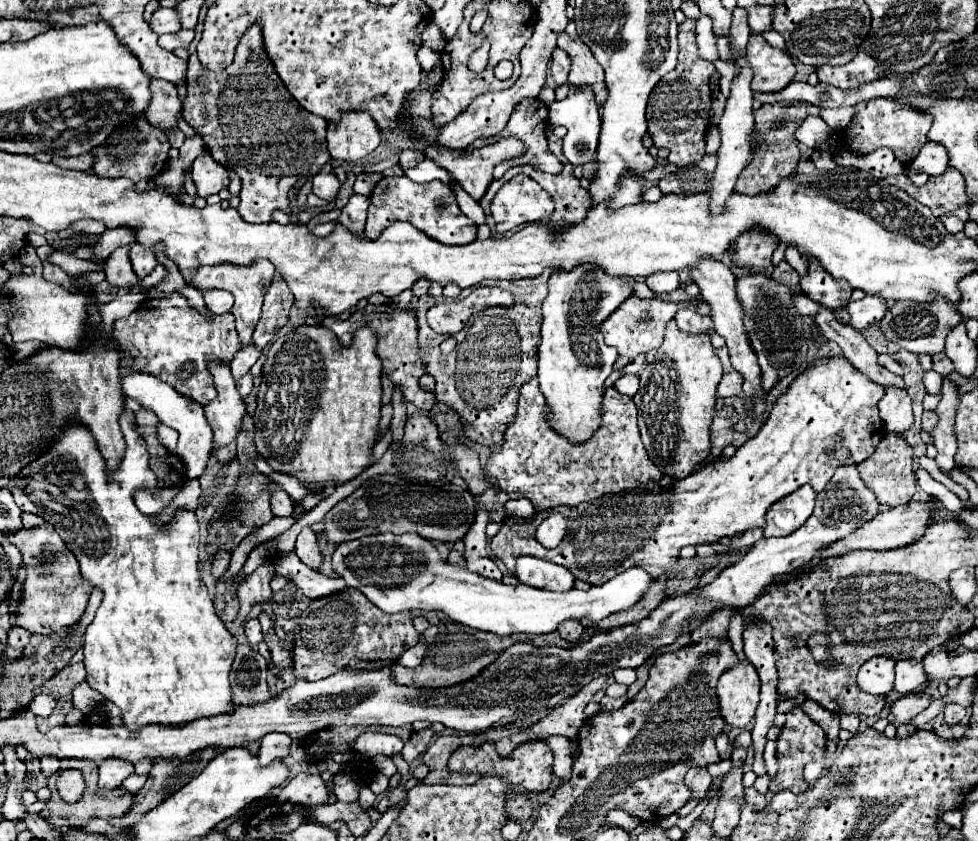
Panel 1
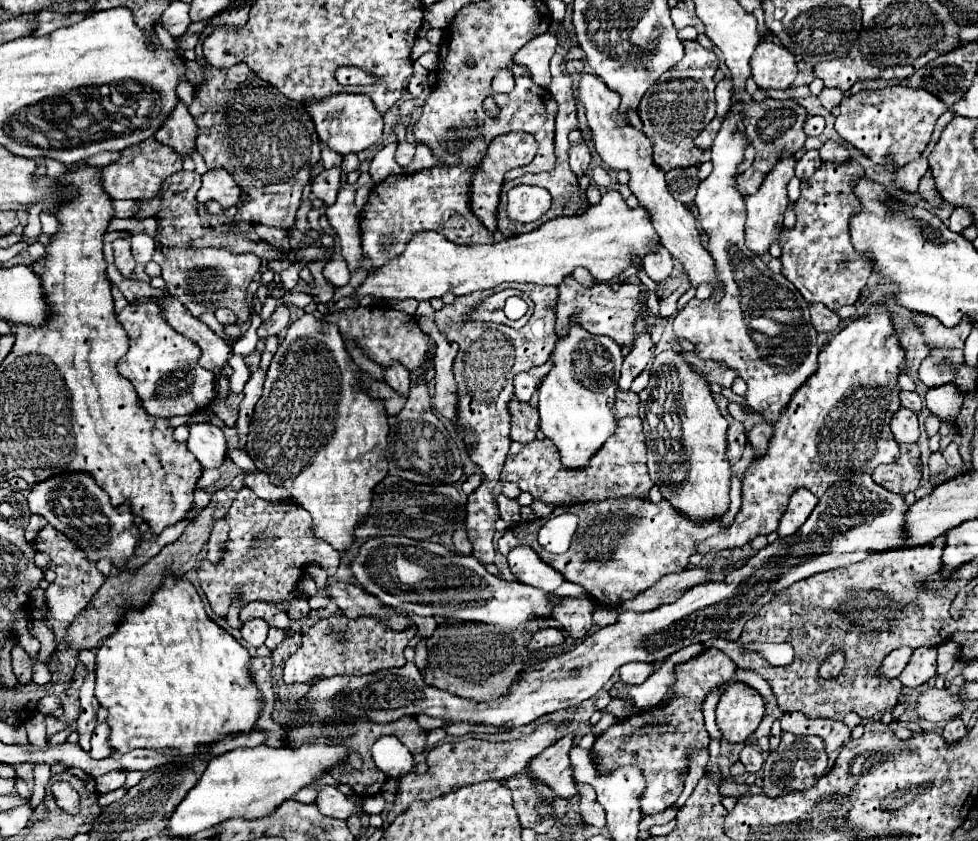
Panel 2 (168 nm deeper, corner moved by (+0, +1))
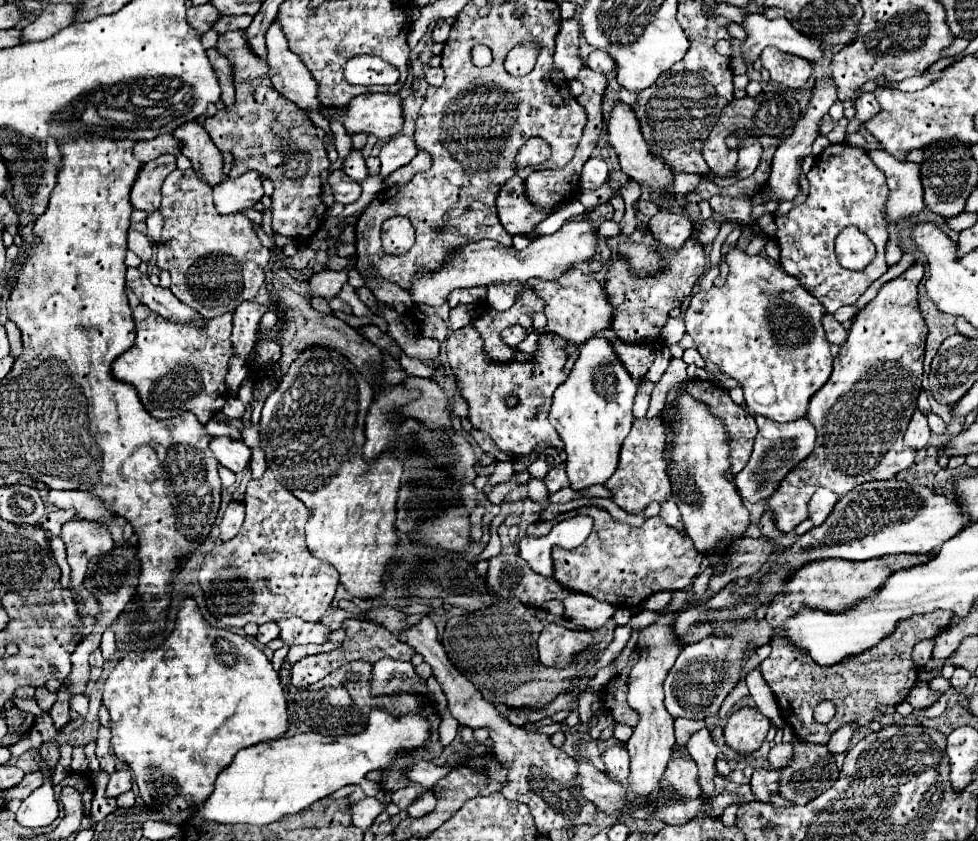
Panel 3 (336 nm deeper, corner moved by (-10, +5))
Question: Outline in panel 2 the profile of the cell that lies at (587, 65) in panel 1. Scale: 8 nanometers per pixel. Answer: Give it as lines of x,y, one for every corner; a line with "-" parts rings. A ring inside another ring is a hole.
581,74
579,86
577,86
577,96
587,110
587,122
591,128
593,142
595,142
595,150
601,156
601,160
605,162
605,166
611,170
627,170
631,174
629,188
639,198
641,206
651,212
651,222
655,224
655,230
659,232
661,244
671,252
673,258
681,260
691,286
711,284
713,286
711,298
715,302
719,302
723,298
723,286
717,278
719,274
717,274
715,260
701,244
701,236
695,228
695,218
685,208
685,204
679,204
675,198
669,196
669,190
665,184
665,172
653,162
651,142
647,140
647,136
643,132
637,132
627,120
617,116
619,94
615,94
599,76

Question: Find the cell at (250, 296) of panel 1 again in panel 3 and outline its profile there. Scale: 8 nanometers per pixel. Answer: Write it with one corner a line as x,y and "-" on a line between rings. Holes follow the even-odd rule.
175,168
161,186
163,202
161,212
165,218
161,240
157,242
157,266
159,270
167,270
171,274
171,292
187,306
197,310
205,320
221,316
225,312
233,312
241,302
253,300
265,282
265,266
271,260
269,250
261,244
259,236
251,220
243,212
219,214
215,210
211,188
197,180
197,174
189,170

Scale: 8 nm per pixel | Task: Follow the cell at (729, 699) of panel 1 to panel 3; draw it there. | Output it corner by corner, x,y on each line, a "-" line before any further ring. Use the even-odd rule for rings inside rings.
741,708
727,718
723,728
725,744
741,756
749,756
761,748
771,722
757,708

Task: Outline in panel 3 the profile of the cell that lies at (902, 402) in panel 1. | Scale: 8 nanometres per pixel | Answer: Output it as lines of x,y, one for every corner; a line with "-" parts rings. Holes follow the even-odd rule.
915,410
909,422
909,428
905,432
905,444
915,450
921,450
921,448
927,448
929,438
931,438
931,430
927,426
927,418
919,410

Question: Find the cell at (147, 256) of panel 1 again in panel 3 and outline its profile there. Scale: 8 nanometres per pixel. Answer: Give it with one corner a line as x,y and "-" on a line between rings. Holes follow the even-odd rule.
155,210
147,216
147,230
149,230
149,236
157,242
161,238
161,228
163,228
163,216
161,216
161,210

